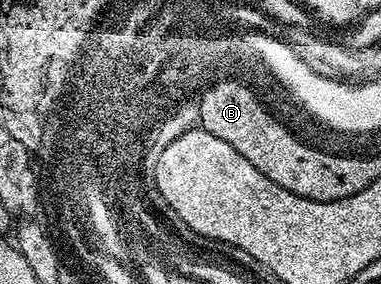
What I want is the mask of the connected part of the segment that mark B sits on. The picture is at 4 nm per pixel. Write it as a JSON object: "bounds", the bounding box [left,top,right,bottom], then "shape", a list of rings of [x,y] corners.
{"bounds":[205,85,317,201],"shape":[[[221,85],[211,87],[209,97],[205,97],[205,124],[206,129],[215,139],[223,139],[230,147],[235,147],[255,171],[267,175],[271,183],[279,183],[283,191],[291,191],[303,199],[317,201],[317,148],[313,143],[306,143],[304,140],[297,145],[301,137],[296,141],[293,139],[298,135],[287,124],[283,129],[277,129],[261,109],[257,109],[257,101],[245,93],[245,89],[237,89],[237,85]]]}

